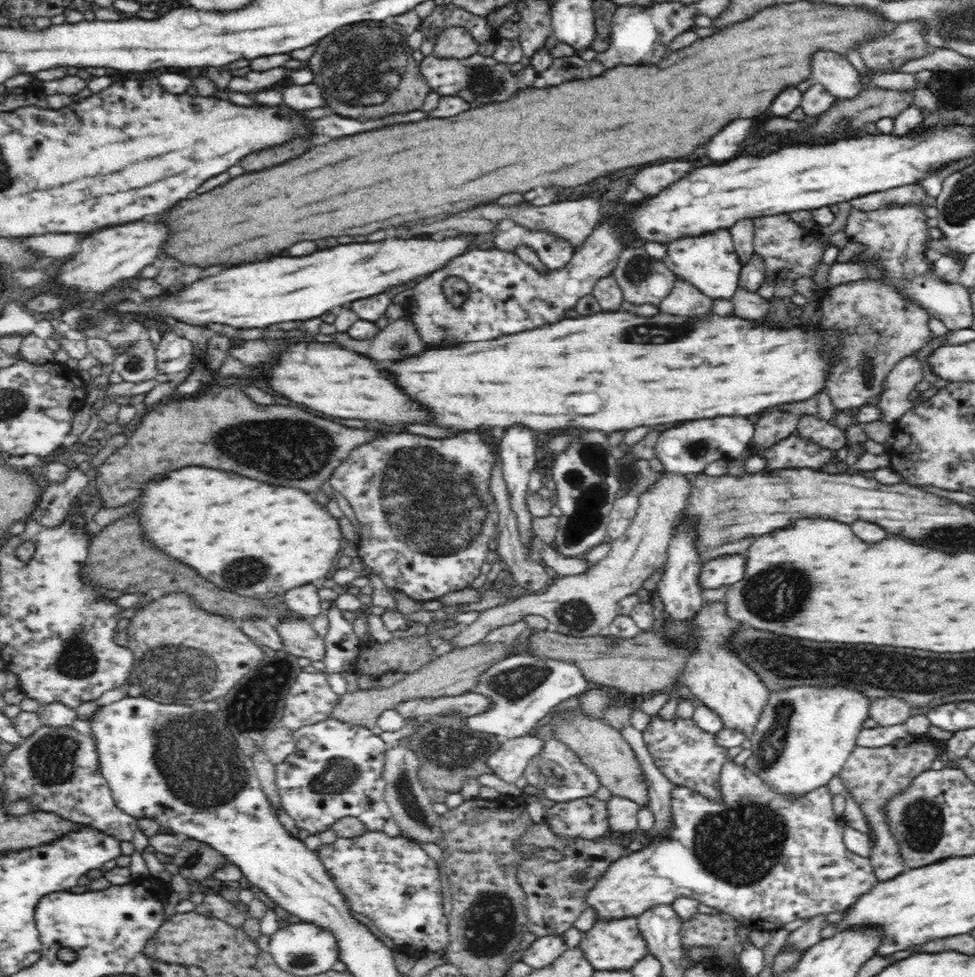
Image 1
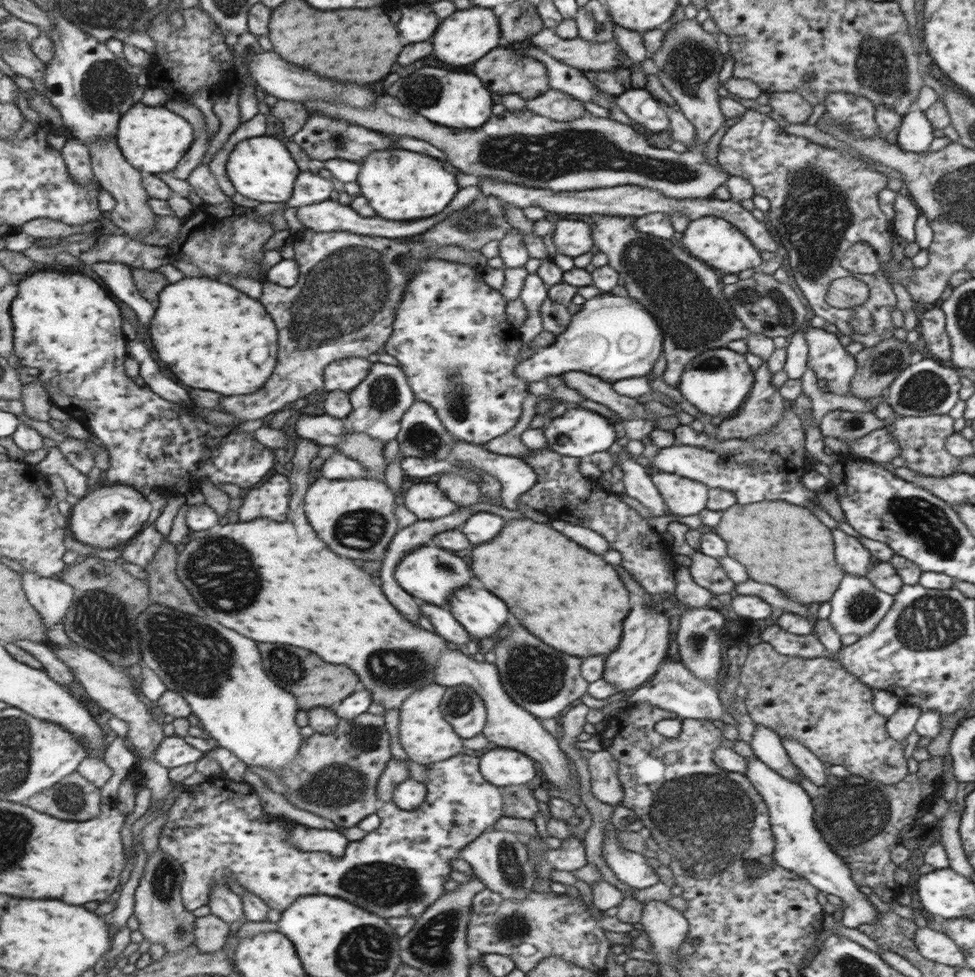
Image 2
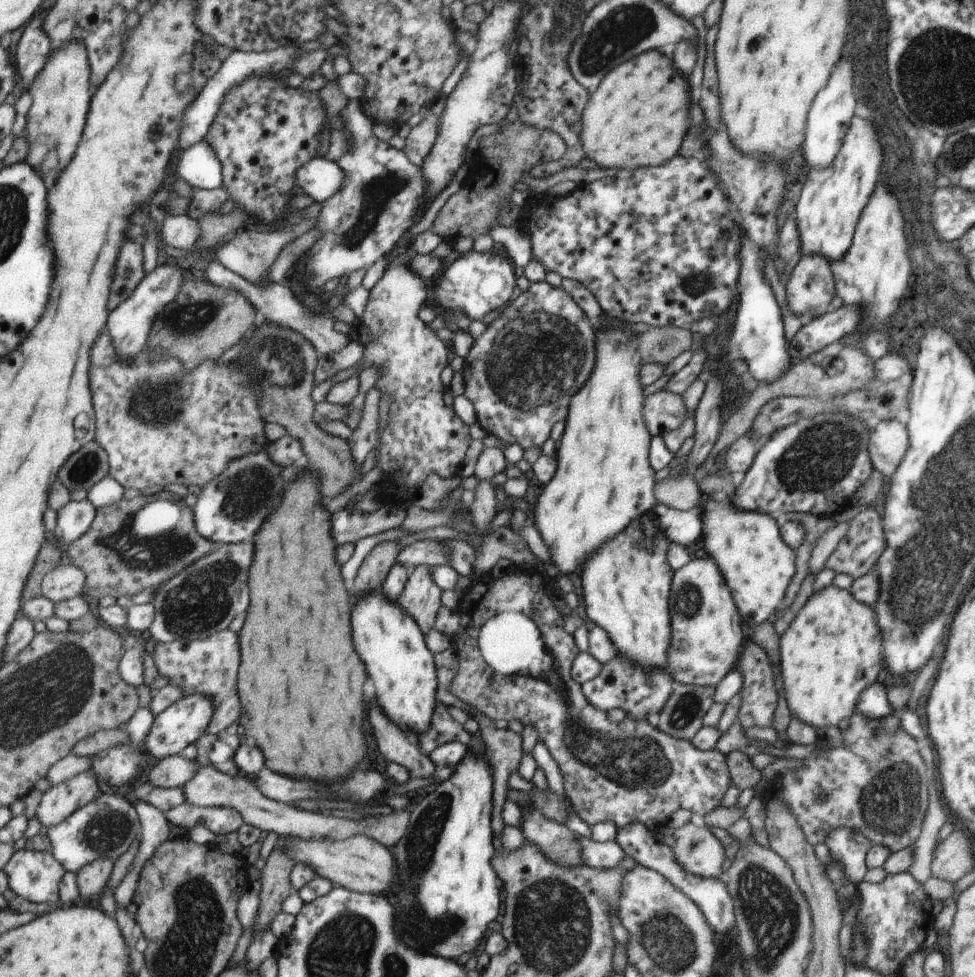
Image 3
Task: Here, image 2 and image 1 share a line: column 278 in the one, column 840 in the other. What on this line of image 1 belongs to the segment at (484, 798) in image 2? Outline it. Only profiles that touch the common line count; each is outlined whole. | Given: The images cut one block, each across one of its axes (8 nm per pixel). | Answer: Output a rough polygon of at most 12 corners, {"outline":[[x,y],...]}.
{"outline":[[727,760],[608,866],[597,918],[678,898],[767,930],[879,880],[822,785]]}

